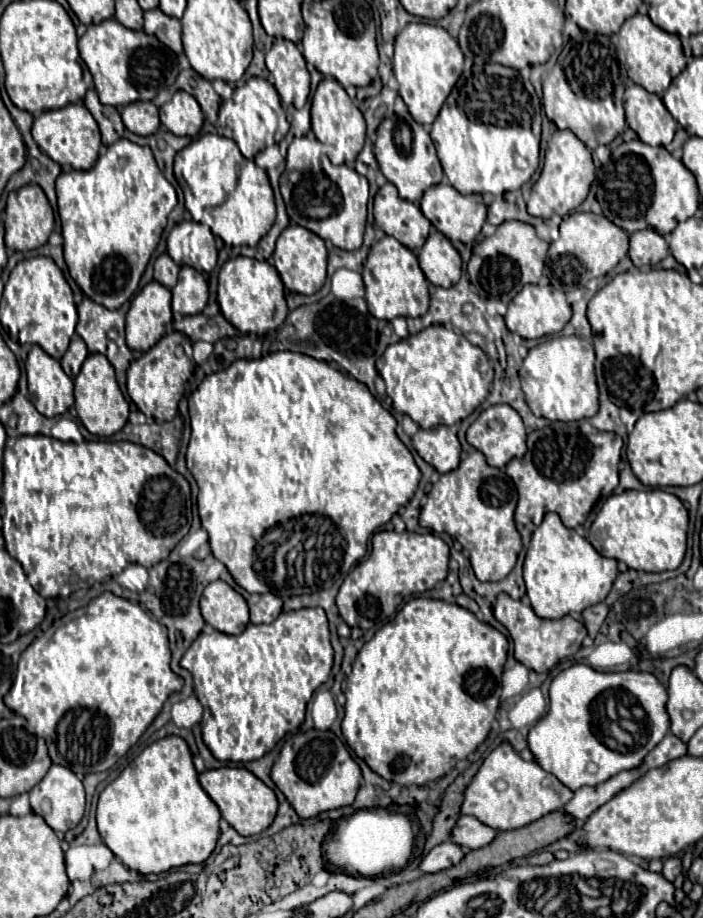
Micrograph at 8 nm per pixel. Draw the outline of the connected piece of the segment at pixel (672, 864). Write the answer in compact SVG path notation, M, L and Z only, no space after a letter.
M669 857L669 859L665 859L663 861L663 871L661 871L661 875L667 879L667 881L675 881L675 877L681 873L681 859L677 859L677 857Z

